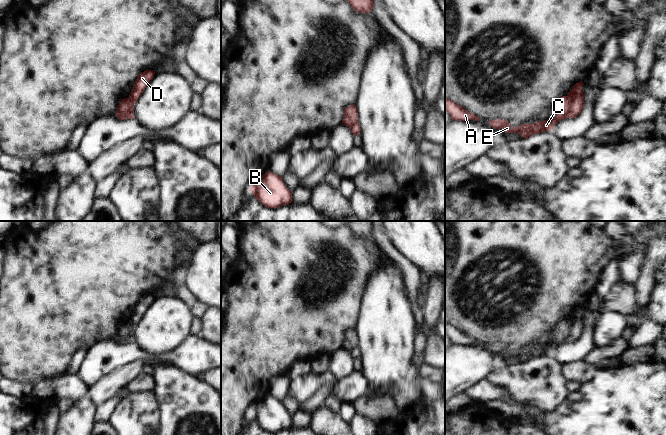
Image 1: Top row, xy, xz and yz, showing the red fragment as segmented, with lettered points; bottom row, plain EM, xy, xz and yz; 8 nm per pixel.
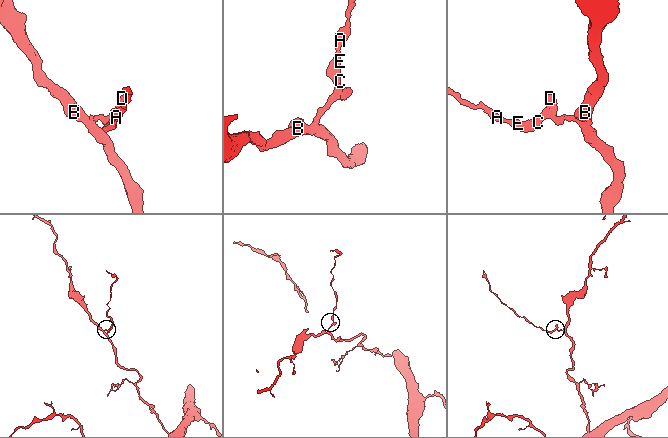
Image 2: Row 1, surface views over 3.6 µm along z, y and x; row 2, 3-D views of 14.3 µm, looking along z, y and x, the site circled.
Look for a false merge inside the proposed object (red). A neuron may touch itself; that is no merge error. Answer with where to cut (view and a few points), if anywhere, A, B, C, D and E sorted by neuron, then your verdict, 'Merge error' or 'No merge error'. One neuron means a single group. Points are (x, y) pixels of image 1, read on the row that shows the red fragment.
Split along xy (129, 97), (131, 109), (125, 115), (117, 115). Groups: A C E / B D. Merge error.

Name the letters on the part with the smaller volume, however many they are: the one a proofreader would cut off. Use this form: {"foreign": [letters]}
{"foreign": ["A", "C", "E"]}

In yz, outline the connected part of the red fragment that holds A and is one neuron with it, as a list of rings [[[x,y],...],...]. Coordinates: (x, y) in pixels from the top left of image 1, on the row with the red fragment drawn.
[[[445,98],[445,110],[449,113],[452,120],[457,121],[481,120],[474,114],[466,111],[461,106],[459,106],[458,104],[447,98]]]

